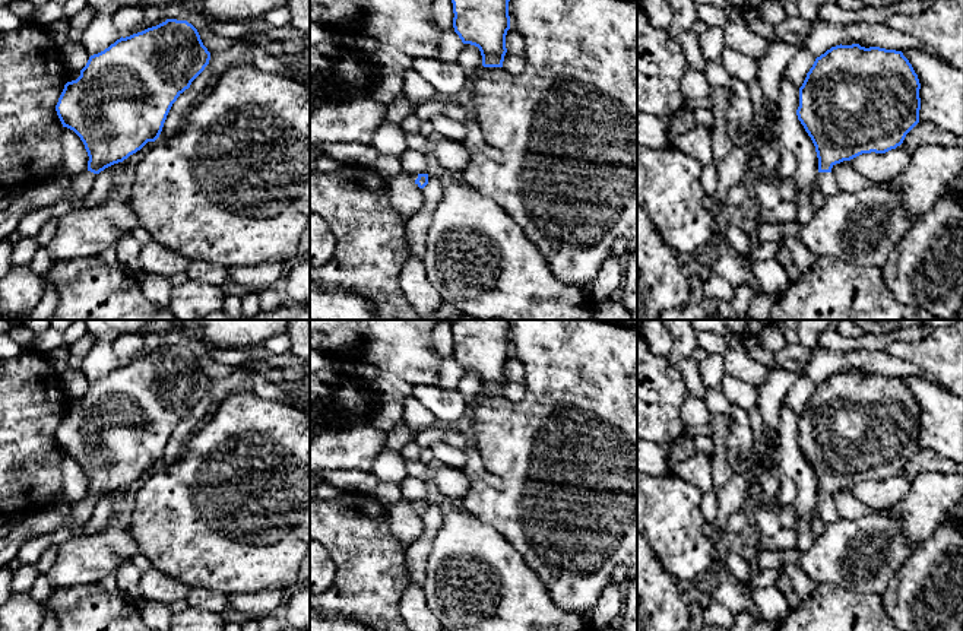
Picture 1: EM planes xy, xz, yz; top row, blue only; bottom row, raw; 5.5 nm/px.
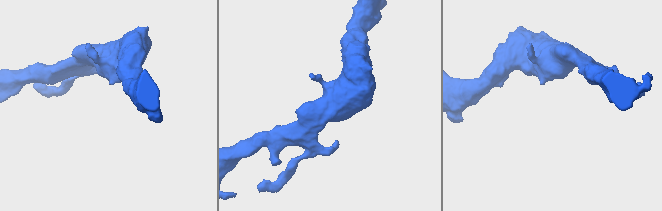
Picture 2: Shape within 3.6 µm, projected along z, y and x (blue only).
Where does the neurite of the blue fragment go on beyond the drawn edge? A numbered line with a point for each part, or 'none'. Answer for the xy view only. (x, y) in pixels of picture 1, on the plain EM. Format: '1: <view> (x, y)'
1: xy (29, 526)

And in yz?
1: yz (827, 513)

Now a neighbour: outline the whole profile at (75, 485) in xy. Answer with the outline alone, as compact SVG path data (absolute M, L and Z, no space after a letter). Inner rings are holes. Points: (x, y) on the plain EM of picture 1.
M63 454L63 488L70 502L79 502L88 497L88 479L80 464L70 456Z

